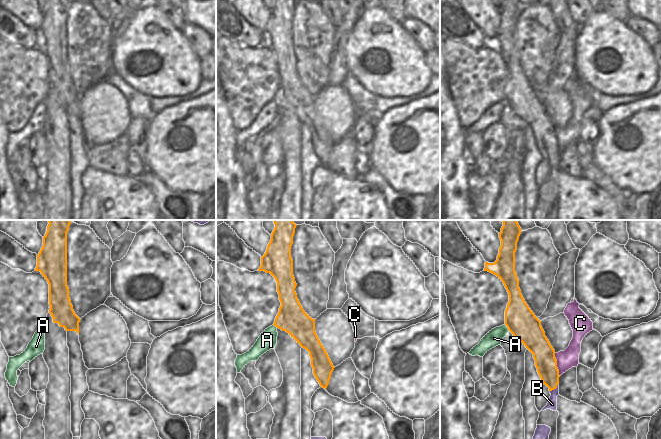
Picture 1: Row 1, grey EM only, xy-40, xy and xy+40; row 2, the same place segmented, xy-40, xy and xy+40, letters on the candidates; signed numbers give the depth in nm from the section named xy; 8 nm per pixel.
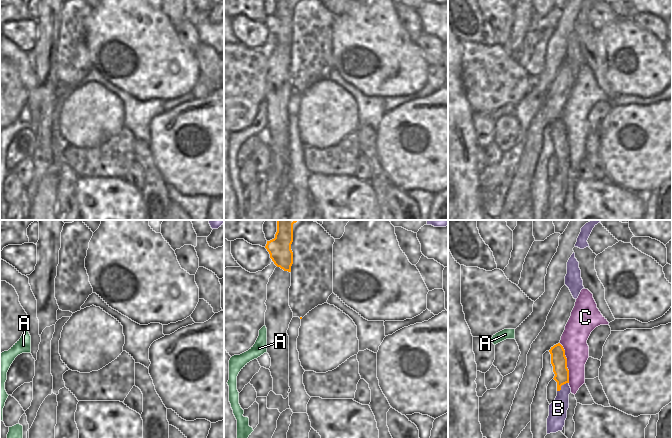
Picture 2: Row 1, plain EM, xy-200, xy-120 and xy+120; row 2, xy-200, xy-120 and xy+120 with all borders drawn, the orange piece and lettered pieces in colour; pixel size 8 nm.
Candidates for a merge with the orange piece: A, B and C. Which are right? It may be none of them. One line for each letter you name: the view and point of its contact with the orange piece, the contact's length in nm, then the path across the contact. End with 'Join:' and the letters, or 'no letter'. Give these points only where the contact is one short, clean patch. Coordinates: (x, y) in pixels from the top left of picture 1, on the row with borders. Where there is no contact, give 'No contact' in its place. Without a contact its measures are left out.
Join: no letter.

